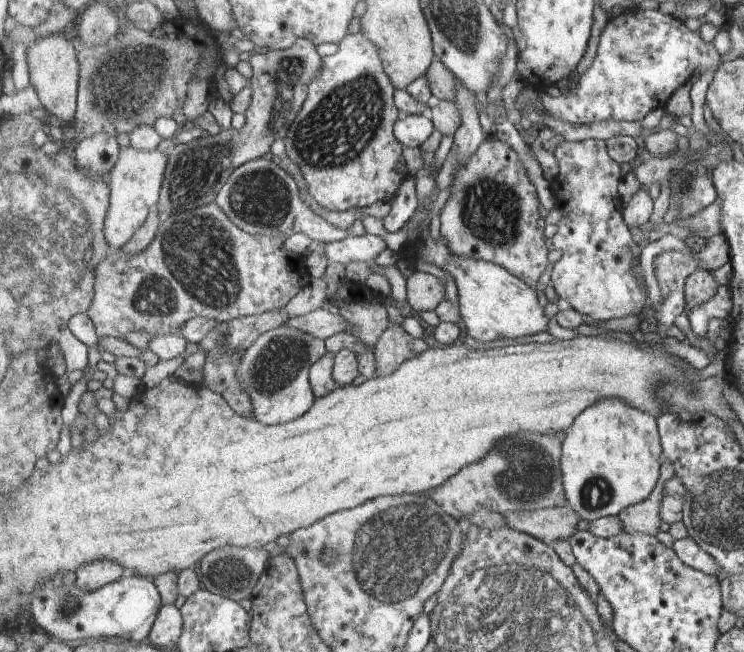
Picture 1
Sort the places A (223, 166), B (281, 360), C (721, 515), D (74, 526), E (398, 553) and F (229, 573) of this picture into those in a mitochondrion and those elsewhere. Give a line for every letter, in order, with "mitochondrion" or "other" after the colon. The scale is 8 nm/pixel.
A: mitochondrion
B: mitochondrion
C: mitochondrion
D: other
E: mitochondrion
F: mitochondrion

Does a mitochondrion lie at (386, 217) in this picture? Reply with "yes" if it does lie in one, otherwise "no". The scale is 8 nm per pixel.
no

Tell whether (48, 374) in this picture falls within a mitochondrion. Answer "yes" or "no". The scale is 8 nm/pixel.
no

